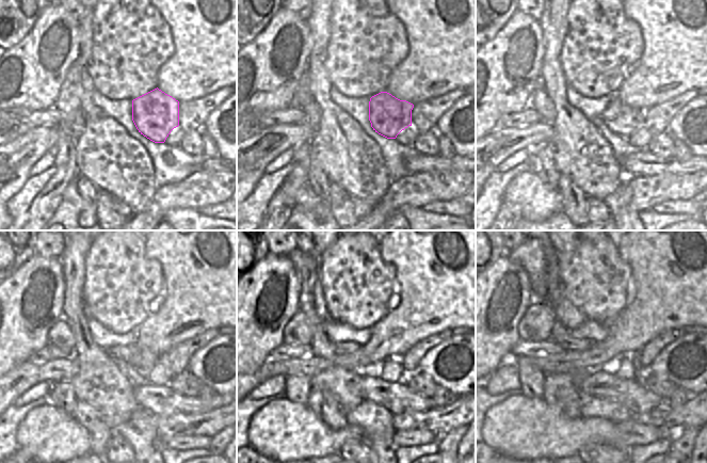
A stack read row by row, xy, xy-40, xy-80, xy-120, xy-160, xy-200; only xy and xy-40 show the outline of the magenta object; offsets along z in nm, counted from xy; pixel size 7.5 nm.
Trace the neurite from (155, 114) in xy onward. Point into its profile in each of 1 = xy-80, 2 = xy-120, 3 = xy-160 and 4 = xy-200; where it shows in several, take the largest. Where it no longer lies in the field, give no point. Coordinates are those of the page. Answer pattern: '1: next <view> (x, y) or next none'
1: next xy-80 (623, 120)
2: next xy-120 (141, 358)
3: next xy-160 (343, 347)
4: next xy-200 (559, 334)

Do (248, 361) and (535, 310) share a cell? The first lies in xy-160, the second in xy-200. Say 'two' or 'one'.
two

